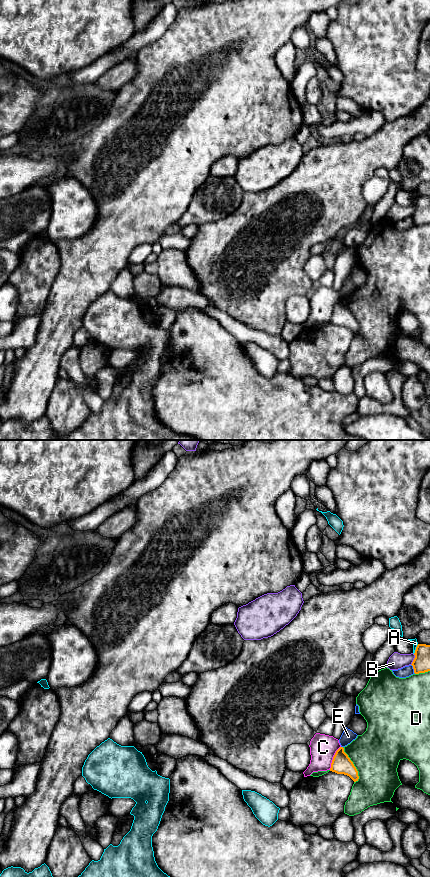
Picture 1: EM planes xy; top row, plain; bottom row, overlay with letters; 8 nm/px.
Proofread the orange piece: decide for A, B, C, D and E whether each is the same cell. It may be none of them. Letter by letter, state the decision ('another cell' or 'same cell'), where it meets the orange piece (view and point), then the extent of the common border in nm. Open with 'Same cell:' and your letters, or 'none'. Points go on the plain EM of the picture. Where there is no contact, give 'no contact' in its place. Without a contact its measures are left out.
Same cell: none
A: another cell; contact xy (416, 201); length 90 nm
B: another cell; contact xy (414, 211); length 90 nm
C: another cell; contact xy (333, 310); length 220 nm
D: another cell; contact xy (353, 317); length 300 nm
E: another cell; contact xy (413, 220); length 90 nm

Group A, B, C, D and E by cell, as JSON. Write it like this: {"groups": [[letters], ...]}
{"groups": [["A"], ["B"], ["C"], ["D"], ["E"]]}

